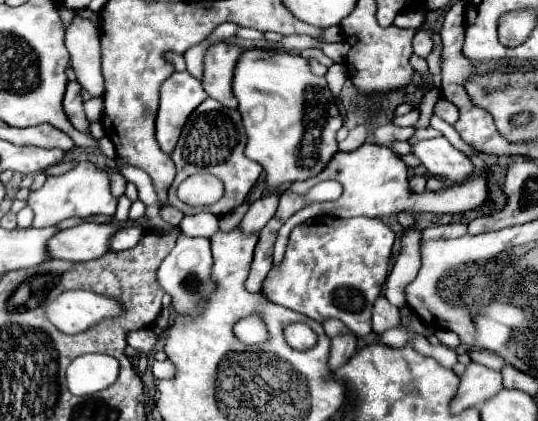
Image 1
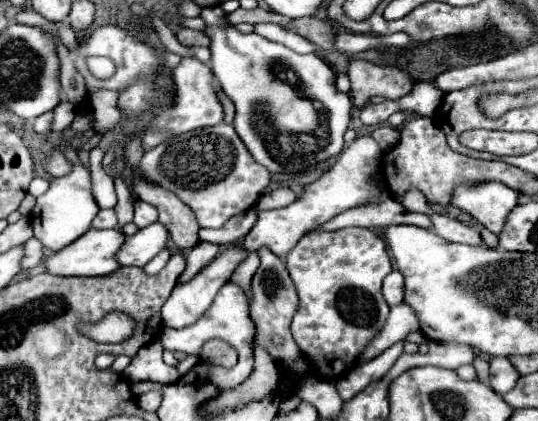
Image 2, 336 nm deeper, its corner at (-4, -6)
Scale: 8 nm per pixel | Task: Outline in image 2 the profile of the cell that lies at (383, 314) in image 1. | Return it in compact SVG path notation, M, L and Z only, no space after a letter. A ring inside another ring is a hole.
M392 270L386 278L384 278L384 286L382 286L384 298L390 306L396 306L402 302L404 298L404 276L398 270Z

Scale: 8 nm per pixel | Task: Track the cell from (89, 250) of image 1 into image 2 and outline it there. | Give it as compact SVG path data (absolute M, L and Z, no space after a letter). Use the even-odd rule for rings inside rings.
M156 222L152 226L146 226L138 230L134 236L130 236L128 242L120 248L118 254L120 264L142 268L166 248L166 242L168 242L168 230L164 224Z

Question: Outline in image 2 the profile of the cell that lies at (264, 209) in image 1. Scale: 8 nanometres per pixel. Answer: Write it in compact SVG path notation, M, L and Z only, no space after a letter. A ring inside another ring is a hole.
M232 246L228 250L224 250L220 254L220 258L216 258L216 262L212 262L212 266L206 266L196 278L192 278L192 282L186 282L186 284L176 284L176 288L172 290L168 302L162 306L162 322L168 326L168 328L186 328L186 326L192 326L200 314L204 314L214 296L218 294L218 290L230 280L232 272L236 270L236 266L248 256L248 252L244 248L238 248L238 246Z

